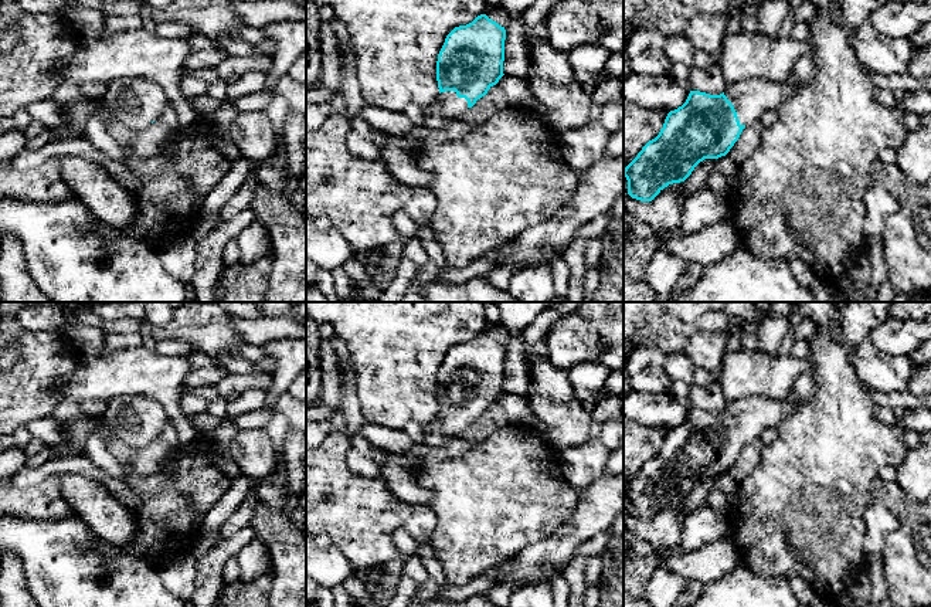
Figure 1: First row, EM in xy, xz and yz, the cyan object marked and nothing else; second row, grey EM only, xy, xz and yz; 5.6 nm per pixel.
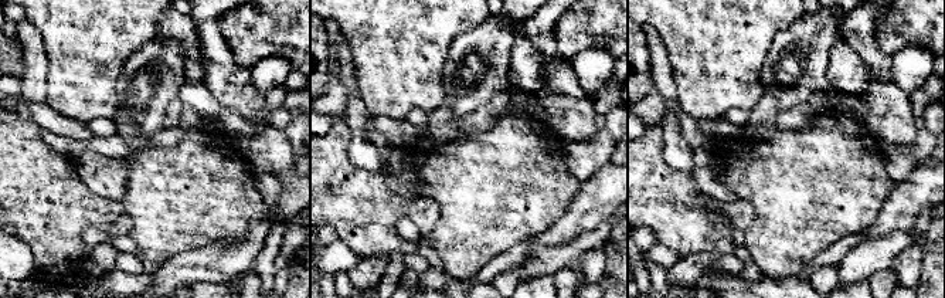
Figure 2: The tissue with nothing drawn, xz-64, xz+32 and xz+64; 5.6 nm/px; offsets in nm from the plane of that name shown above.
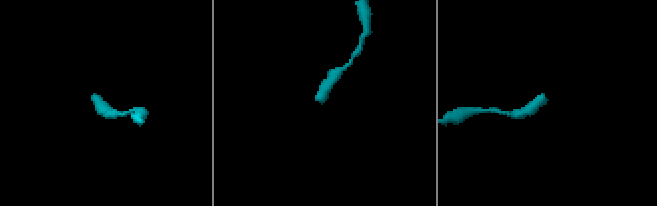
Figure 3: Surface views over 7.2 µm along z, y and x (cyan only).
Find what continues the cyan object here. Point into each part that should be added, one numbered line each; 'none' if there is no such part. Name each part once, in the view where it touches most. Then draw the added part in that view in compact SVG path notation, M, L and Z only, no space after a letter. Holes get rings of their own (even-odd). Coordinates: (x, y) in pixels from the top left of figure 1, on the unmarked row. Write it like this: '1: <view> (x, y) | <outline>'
1: yz (750, 416) | M794 391L785 400L741 399L728 401L724 413L733 421L740 442L750 442L760 437L765 428L777 428L791 417L801 404Z

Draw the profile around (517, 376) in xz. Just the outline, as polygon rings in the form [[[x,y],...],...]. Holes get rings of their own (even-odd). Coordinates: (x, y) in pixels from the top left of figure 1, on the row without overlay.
[[[486,323],[483,332],[506,347],[503,391],[526,399],[530,393],[531,370],[520,335],[492,323]]]

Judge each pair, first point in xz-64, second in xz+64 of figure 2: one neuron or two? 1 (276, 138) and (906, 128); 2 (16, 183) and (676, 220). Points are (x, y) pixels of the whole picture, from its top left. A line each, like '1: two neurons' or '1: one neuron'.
1: two neurons
2: one neuron

